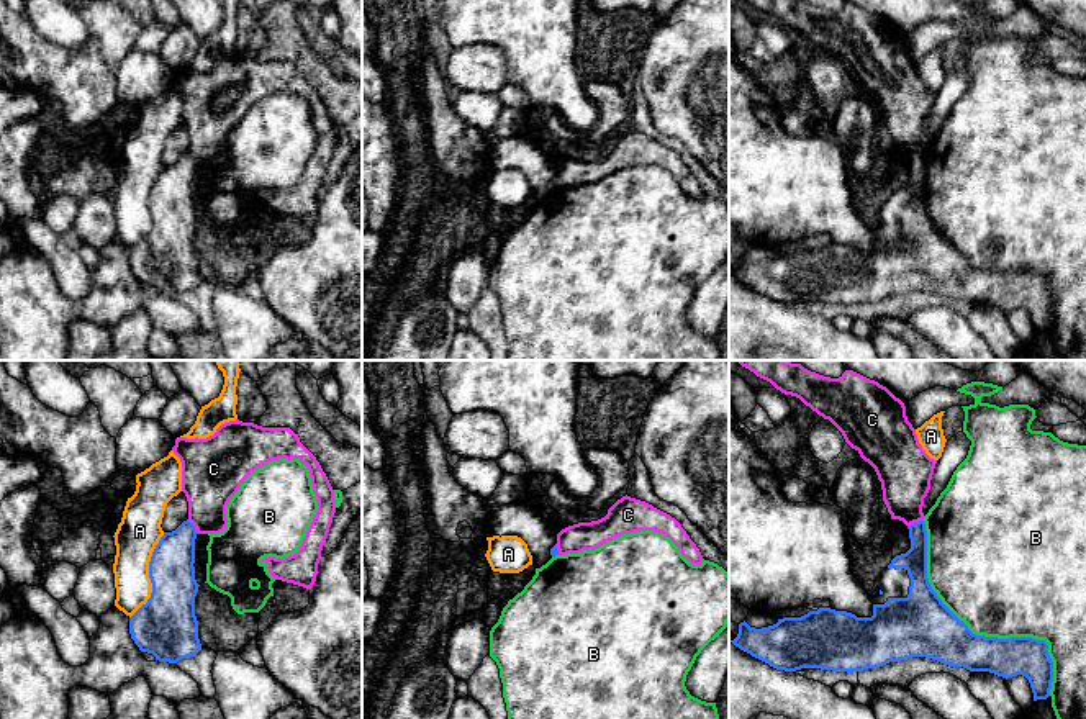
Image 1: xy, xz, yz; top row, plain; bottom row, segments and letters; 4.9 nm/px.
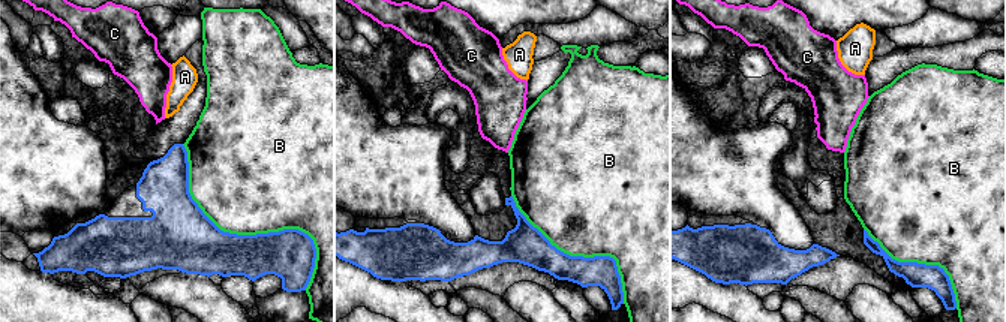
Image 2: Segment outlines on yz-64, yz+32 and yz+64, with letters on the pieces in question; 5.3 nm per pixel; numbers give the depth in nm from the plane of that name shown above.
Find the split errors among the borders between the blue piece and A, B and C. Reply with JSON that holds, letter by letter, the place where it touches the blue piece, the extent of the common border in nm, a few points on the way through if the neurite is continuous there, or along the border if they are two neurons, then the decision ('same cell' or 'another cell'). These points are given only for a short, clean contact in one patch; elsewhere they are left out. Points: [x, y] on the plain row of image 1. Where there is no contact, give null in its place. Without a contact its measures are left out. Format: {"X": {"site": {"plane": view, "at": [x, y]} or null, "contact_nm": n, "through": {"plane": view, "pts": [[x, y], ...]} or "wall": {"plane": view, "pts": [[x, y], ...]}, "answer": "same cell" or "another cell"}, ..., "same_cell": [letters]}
{"A": {"site": {"plane": "xy", "at": [149, 208]}, "contact_nm": 460, "answer": "another cell"}, "B": {"site": {"plane": "yz", "at": [980, 269]}, "contact_nm": 1050, "answer": "another cell"}, "C": {"site": {"plane": "yz", "at": [914, 156]}, "contact_nm": 90, "wall": {"plane": "yz", "pts": [[923, 153], [908, 159]]}, "answer": "another cell"}, "same_cell": []}

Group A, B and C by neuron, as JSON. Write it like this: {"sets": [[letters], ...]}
{"sets": [["A"], ["B"], ["C"]]}

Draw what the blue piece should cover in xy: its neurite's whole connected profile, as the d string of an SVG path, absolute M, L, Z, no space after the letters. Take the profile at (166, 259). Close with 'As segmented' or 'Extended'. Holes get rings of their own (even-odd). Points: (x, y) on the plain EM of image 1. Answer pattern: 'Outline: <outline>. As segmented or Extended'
Outline: M188 152L175 164L164 165L149 195L151 231L129 251L129 267L134 277L141 285L152 287L159 295L177 296L201 283L195 249L195 229L200 219L193 200L195 172L197 162Z. As segmented

